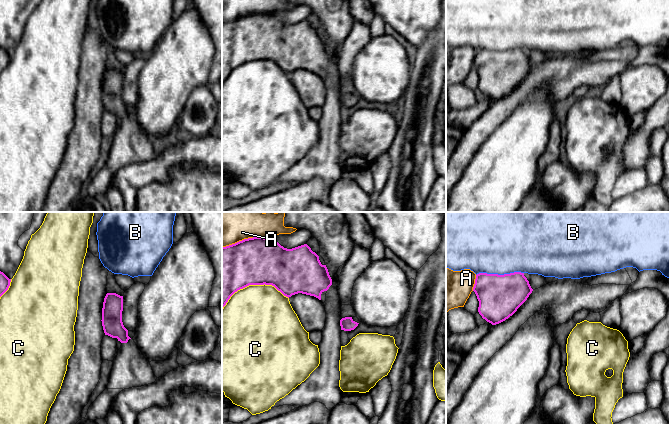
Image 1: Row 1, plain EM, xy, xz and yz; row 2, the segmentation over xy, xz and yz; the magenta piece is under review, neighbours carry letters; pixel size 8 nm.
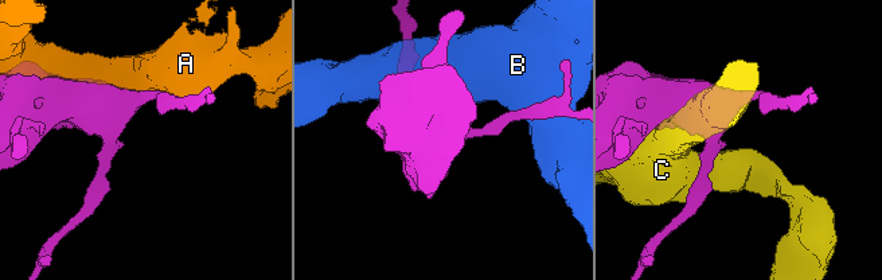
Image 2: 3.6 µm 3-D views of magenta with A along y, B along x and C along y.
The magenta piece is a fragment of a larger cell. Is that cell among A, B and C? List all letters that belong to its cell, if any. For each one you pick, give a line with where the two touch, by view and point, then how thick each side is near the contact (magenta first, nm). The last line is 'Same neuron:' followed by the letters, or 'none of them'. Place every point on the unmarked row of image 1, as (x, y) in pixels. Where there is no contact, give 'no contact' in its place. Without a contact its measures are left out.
Same neuron: none of them

